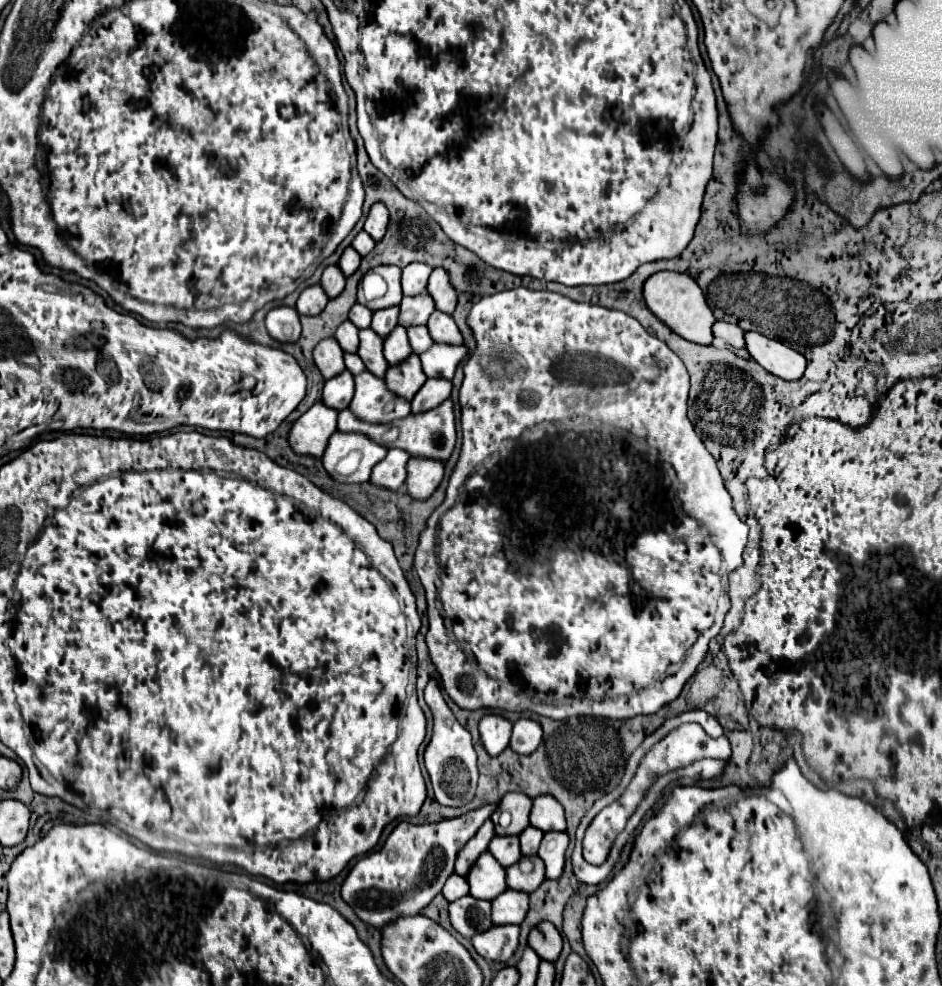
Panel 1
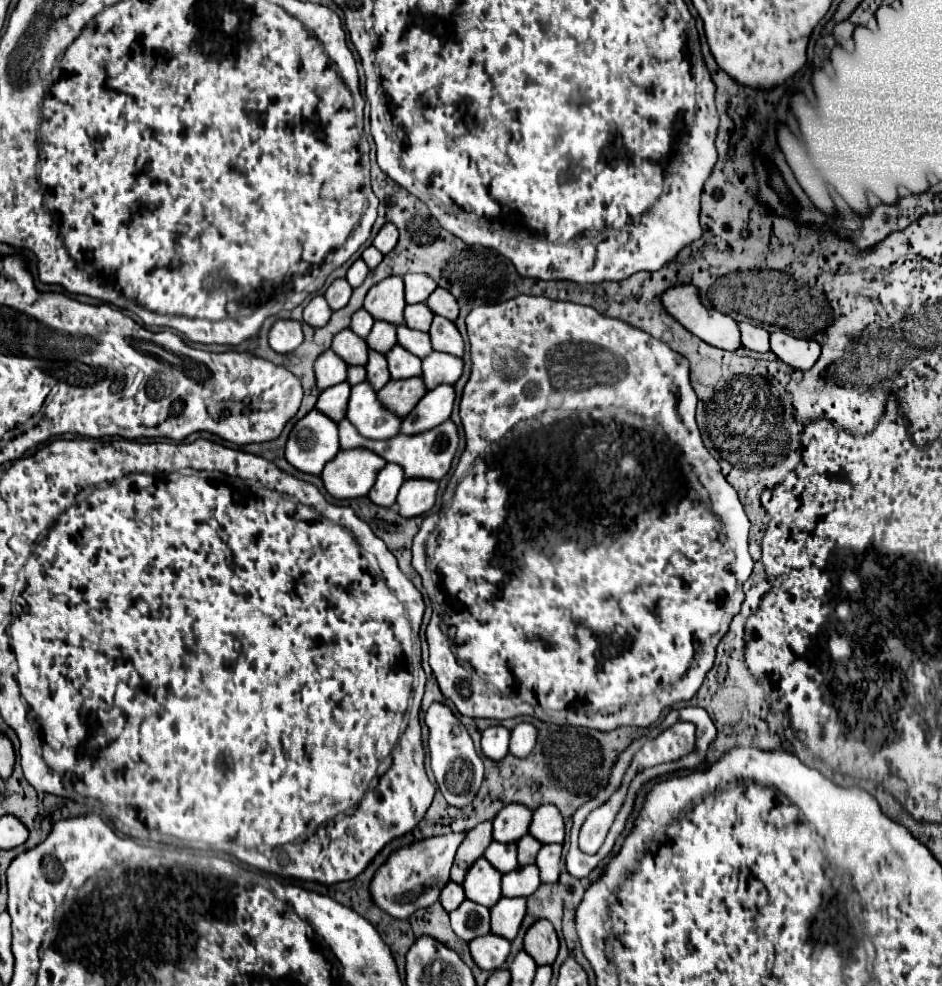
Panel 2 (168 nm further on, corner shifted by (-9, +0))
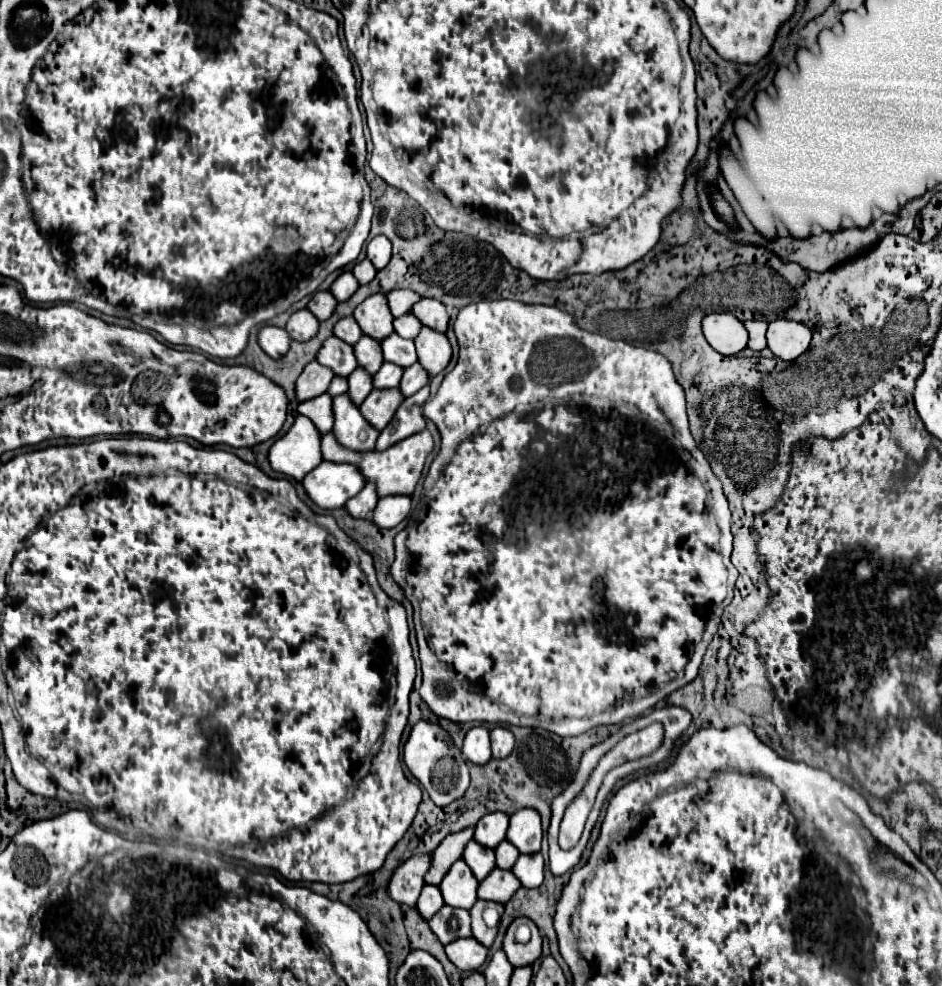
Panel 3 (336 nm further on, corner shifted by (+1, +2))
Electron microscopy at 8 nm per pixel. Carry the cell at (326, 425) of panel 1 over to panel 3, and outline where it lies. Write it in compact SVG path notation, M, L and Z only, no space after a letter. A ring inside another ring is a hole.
M299 415L293 427L269 449L269 463L273 471L297 481L301 481L321 461L321 433L317 433L317 427L303 415Z

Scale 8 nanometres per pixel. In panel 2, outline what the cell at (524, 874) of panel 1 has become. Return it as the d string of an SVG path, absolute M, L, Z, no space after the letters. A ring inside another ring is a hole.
M535 865L517 867L503 875L503 897L529 897L541 885Z

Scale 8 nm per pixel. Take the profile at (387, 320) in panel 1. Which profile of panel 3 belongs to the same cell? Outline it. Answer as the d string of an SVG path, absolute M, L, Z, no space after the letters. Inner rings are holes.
M363 335L355 345L353 345L355 353L357 353L357 361L361 367L369 369L369 373L377 373L377 369L381 367L383 363L383 351L381 351L381 345L377 339L369 337L369 335Z

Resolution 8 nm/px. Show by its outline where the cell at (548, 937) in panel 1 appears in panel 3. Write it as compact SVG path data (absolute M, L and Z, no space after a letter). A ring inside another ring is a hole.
M517 917L507 929L507 935L503 941L503 951L509 955L509 961L513 967L525 967L525 965L533 965L541 957L541 943L543 943L543 939L541 939L537 925L527 917ZM519 925L529 925L529 929L531 929L531 939L527 943L515 941L515 931Z

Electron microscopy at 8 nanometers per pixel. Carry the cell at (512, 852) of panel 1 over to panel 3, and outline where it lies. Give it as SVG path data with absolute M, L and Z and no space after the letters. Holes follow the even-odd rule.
M469 841L467 847L465 847L465 853L463 853L463 859L465 863L469 863L473 875L483 881L497 865L495 865L495 851L489 849L489 847L483 847L479 845L477 841Z

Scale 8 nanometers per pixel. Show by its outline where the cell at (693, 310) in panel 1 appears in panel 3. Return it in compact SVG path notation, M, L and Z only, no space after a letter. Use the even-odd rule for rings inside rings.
M709 313L701 323L707 343L721 355L735 355L747 347L747 331L731 313Z

